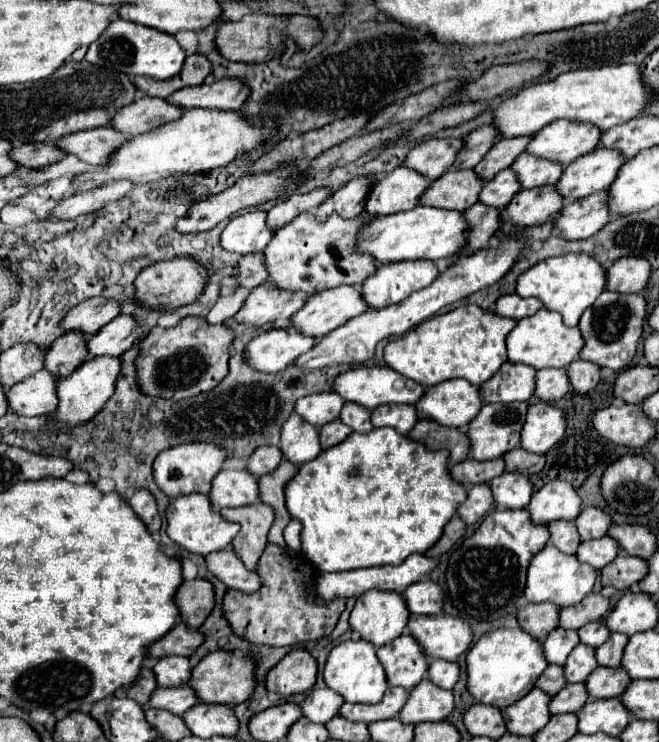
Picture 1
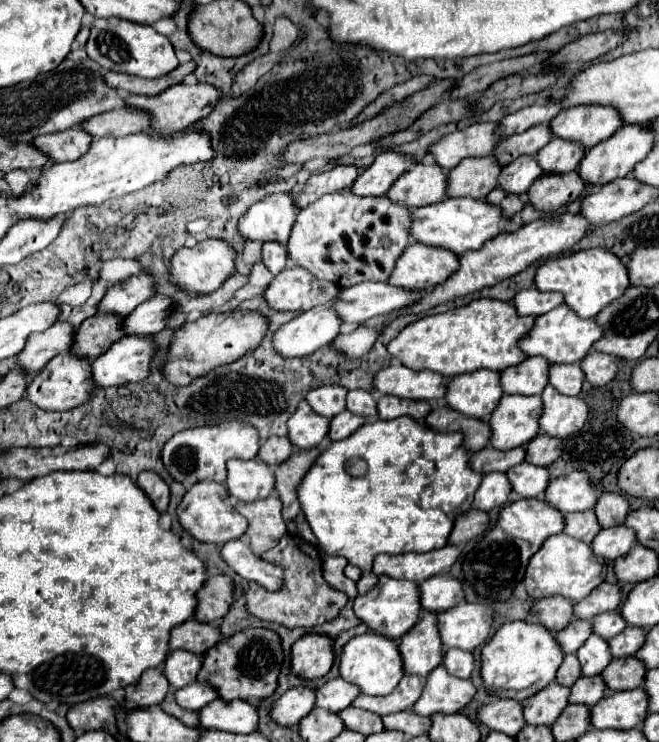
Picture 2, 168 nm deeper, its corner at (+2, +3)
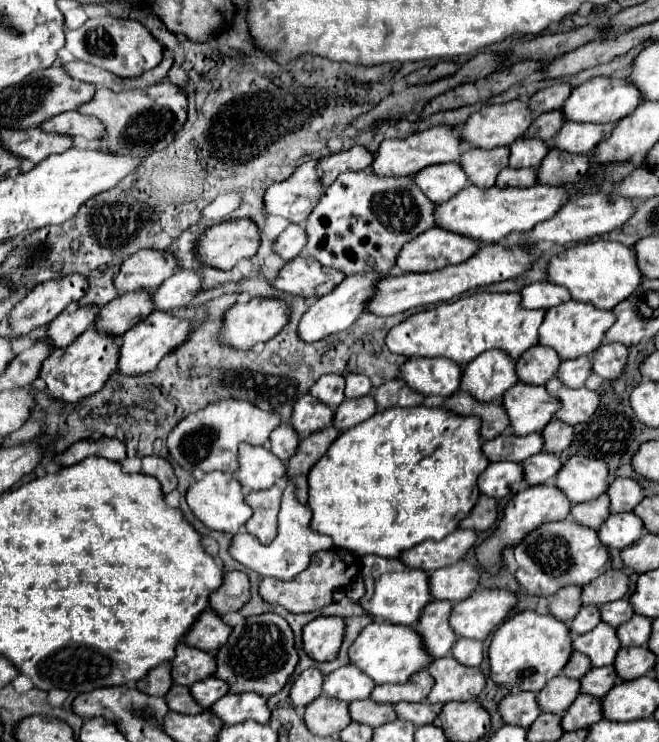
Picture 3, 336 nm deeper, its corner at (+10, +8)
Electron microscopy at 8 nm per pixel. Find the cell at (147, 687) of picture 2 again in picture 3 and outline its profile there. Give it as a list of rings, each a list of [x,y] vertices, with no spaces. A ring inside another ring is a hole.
[[[161,664],[161,666],[153,668],[149,672],[149,676],[145,676],[143,680],[137,682],[137,688],[151,696],[165,696],[165,692],[169,692],[171,686],[173,686],[171,664]]]

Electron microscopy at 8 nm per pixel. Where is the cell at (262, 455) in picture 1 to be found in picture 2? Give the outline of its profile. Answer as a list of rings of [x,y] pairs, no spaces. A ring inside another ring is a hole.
[[[269,437],[265,443],[261,443],[261,449],[257,453],[257,459],[267,465],[281,465],[293,451],[293,445],[287,437]]]

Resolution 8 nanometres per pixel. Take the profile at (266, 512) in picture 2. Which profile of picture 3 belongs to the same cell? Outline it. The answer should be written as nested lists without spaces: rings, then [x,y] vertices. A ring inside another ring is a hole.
[[[273,486],[269,490],[251,492],[247,496],[247,502],[253,508],[253,516],[245,526],[253,536],[259,538],[261,544],[269,544],[277,536],[277,512],[281,494],[283,490],[279,486]]]

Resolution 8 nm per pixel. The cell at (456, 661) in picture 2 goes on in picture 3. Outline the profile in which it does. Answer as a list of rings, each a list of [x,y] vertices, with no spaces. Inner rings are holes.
[[[459,638],[451,654],[465,666],[479,666],[483,662],[483,640]]]

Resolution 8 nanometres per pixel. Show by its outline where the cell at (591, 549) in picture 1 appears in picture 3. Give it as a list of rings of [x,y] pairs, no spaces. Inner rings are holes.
[[[633,512],[611,514],[605,524],[599,528],[599,538],[605,546],[623,550],[637,542],[643,534],[643,520]]]

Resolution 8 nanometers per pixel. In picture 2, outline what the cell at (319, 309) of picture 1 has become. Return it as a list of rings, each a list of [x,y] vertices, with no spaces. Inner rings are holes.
[[[357,283],[339,289],[333,311],[343,323],[361,325],[373,317],[399,311],[415,303],[417,297],[417,291],[391,287],[387,283]]]

